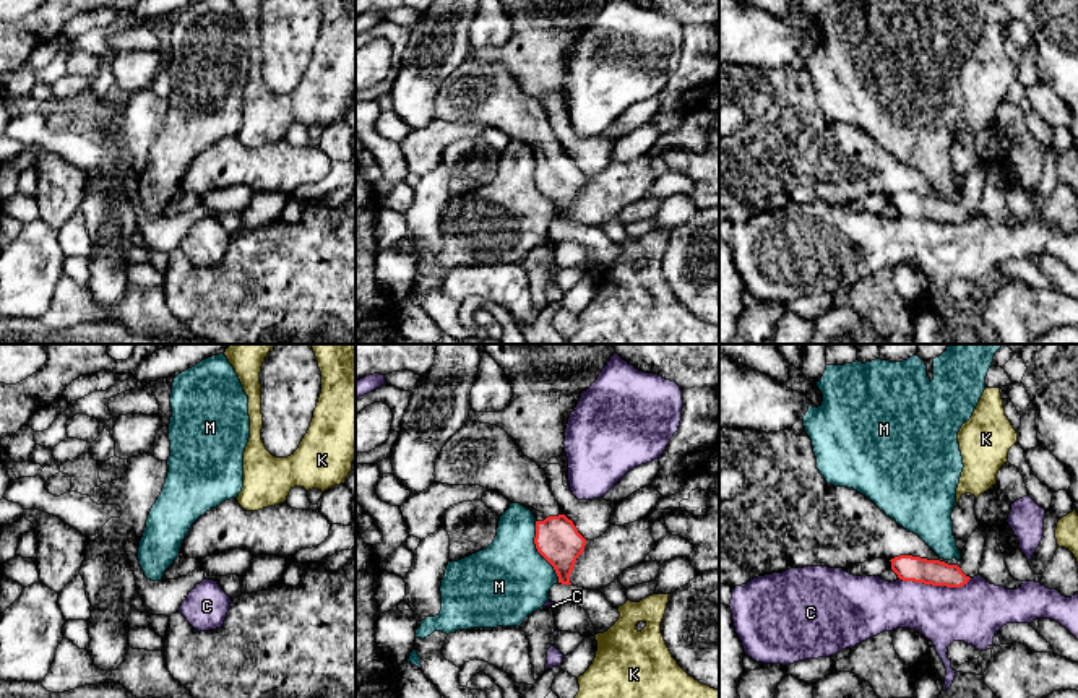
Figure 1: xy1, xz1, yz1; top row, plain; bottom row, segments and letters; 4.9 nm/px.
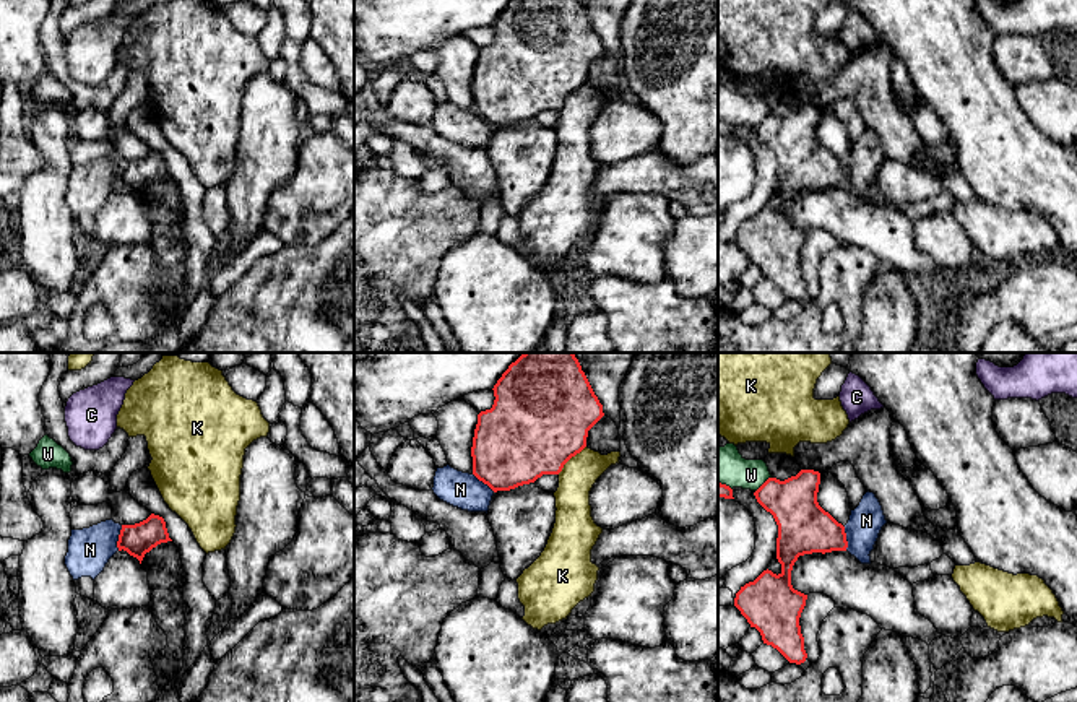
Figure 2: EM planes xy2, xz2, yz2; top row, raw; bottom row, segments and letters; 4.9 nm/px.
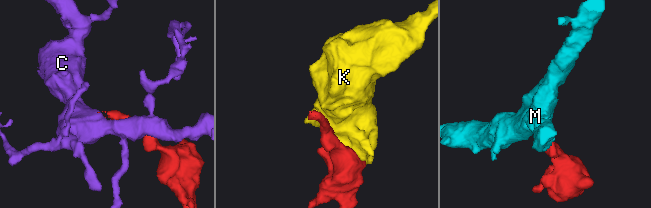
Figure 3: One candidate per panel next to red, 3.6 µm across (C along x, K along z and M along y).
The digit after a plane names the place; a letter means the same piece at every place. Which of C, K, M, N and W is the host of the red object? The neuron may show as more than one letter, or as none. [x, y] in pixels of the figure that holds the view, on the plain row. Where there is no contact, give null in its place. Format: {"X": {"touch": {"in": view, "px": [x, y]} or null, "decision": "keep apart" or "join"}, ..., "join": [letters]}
{"C": {"touch": {"in": "yz1", "px": [935, 221]}, "decision": "keep apart"}, "K": {"touch": {"in": "xz2", "px": [570, 93]}, "decision": "keep apart"}, "M": {"touch": {"in": "xz1", "px": [538, 187]}, "decision": "keep apart"}, "N": {"touch": {"in": "xy2", "px": [119, 174]}, "decision": "keep apart"}, "W": {"touch": {"in": "yz2", "px": [762, 121]}, "decision": "keep apart"}, "join": []}

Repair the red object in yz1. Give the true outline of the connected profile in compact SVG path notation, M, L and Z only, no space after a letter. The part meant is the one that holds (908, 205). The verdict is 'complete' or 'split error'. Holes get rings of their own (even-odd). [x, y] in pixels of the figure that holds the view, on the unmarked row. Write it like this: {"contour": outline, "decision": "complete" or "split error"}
{"contour": "M899 192L890 196L891 206L903 218L924 219L932 222L961 224L971 216L958 201L940 196L927 196L912 192Z", "decision": "complete"}

